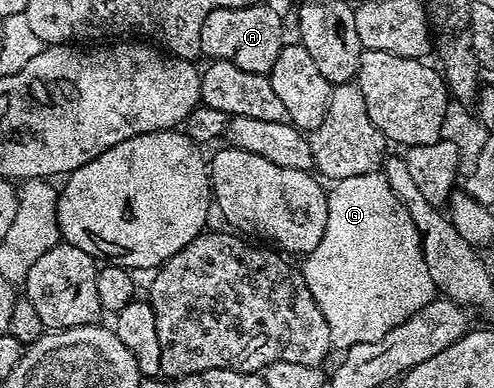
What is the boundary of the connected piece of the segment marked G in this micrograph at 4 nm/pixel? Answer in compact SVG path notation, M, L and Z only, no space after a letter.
M382 172L348 176L348 180L333 183L326 199L328 224L324 236L314 251L301 259L300 269L308 284L308 292L312 292L316 304L320 304L324 320L328 320L331 343L345 352L361 342L380 340L384 332L392 332L396 324L404 324L404 320L434 301L436 289L425 263L422 237Z

